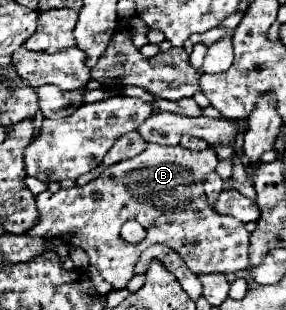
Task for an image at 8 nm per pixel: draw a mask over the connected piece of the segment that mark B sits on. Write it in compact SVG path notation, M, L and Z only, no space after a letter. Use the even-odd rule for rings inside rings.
M148 145L140 155L132 159L124 159L100 173L94 181L90 181L84 187L74 187L74 189L60 189L58 193L44 191L36 197L36 205L40 211L40 223L32 229L30 235L58 235L66 245L70 247L80 247L88 253L90 265L100 271L100 275L112 283L114 289L124 289L128 281L136 275L134 265L138 263L140 255L144 249L148 249L154 243L162 243L176 251L188 269L194 275L204 275L204 273L238 273L242 269L248 269L248 231L242 221L236 221L236 217L222 217L218 215L210 205L208 199L204 197L202 189L202 179L206 173L214 171L218 163L218 157L214 151L188 151L184 147L170 147L170 145ZM136 219L140 225L146 229L146 239L140 243L126 243L120 239L120 227Z

